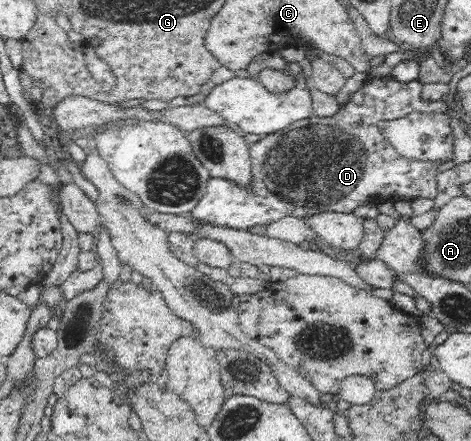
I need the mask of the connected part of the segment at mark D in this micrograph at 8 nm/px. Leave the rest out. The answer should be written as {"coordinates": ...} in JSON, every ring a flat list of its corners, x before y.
{"coordinates":[[368,75,362,87,351,93,348,101,336,114,328,117,311,115,250,143,252,179,245,186,240,186,238,182,226,178,211,177,205,195,198,206,192,209,190,217,202,223,246,230,248,227,263,228,288,215,304,220,318,213,353,213,357,207,370,203,396,205,400,201,411,203,417,198,435,200,438,196,436,175,439,173,438,167,443,165,444,161,429,163,404,158,380,135,380,126,384,121,402,119,412,113,447,113,446,99,426,100,422,98,422,89,424,82,420,80,404,82,392,77,370,78]]}

